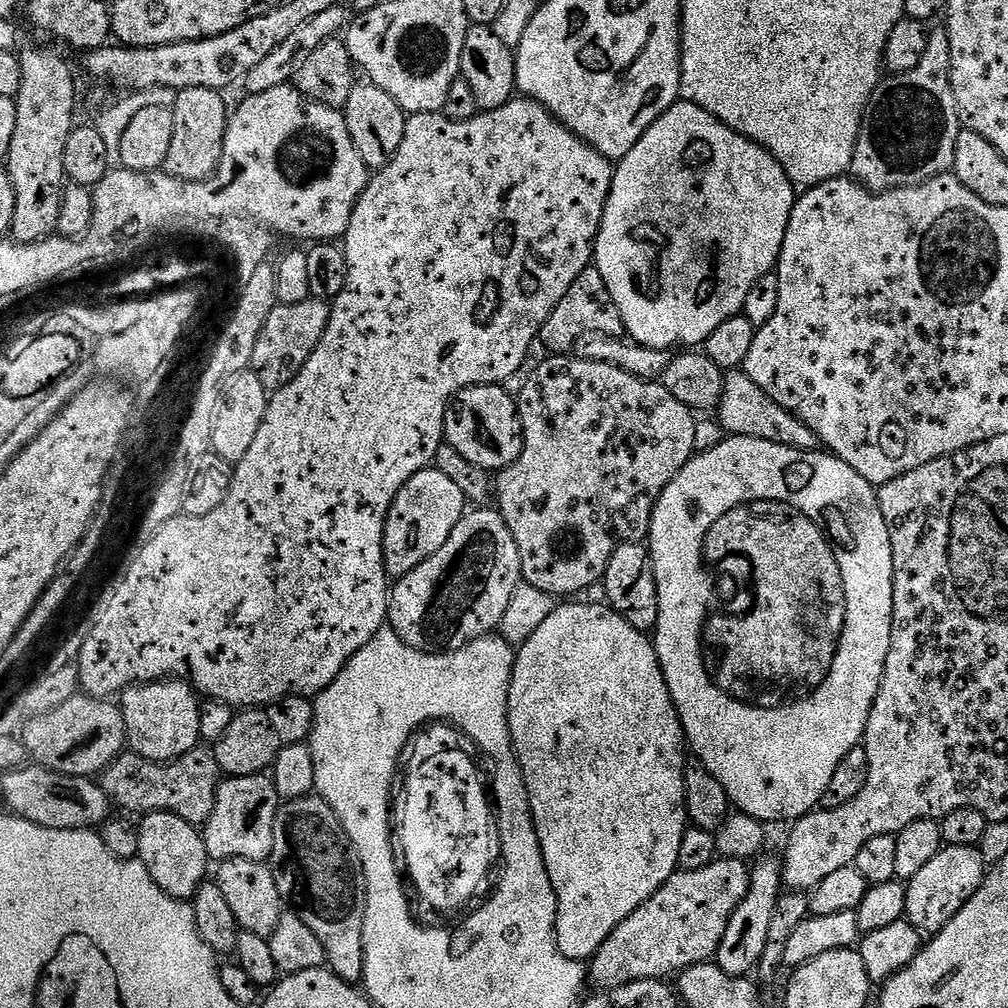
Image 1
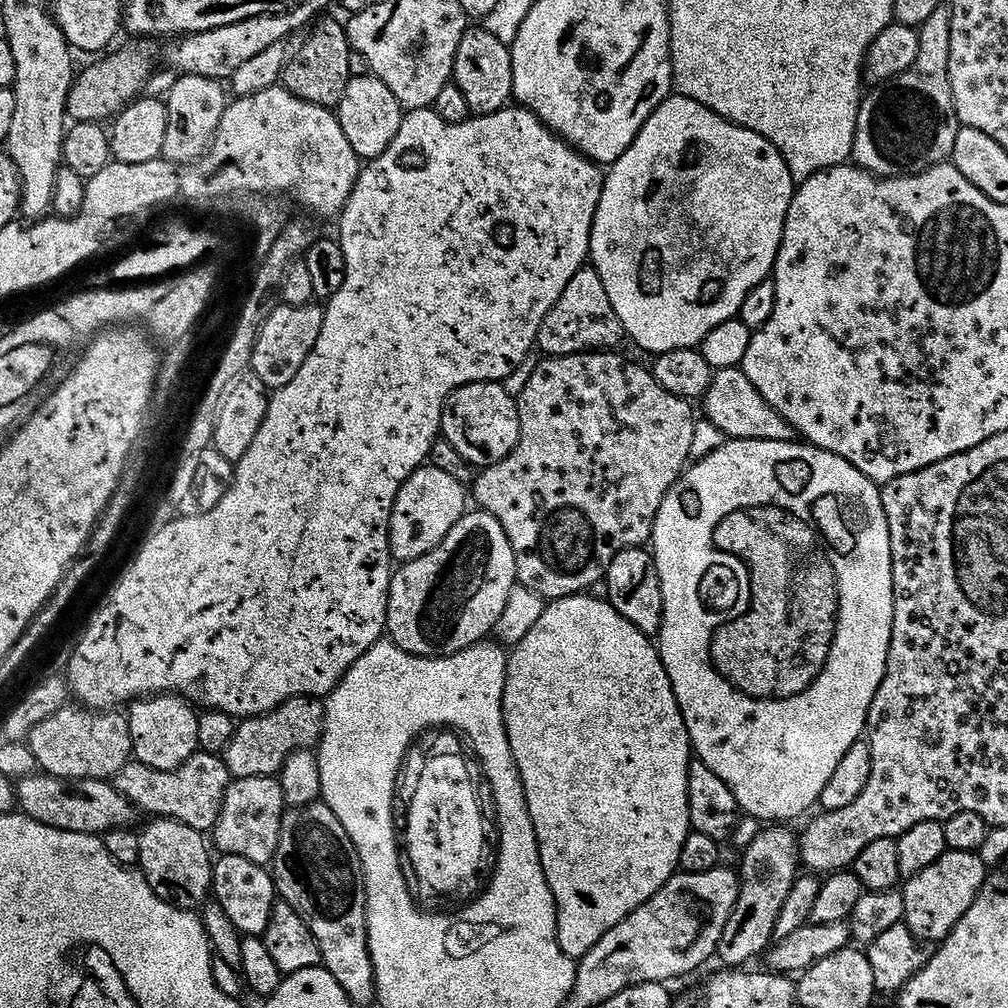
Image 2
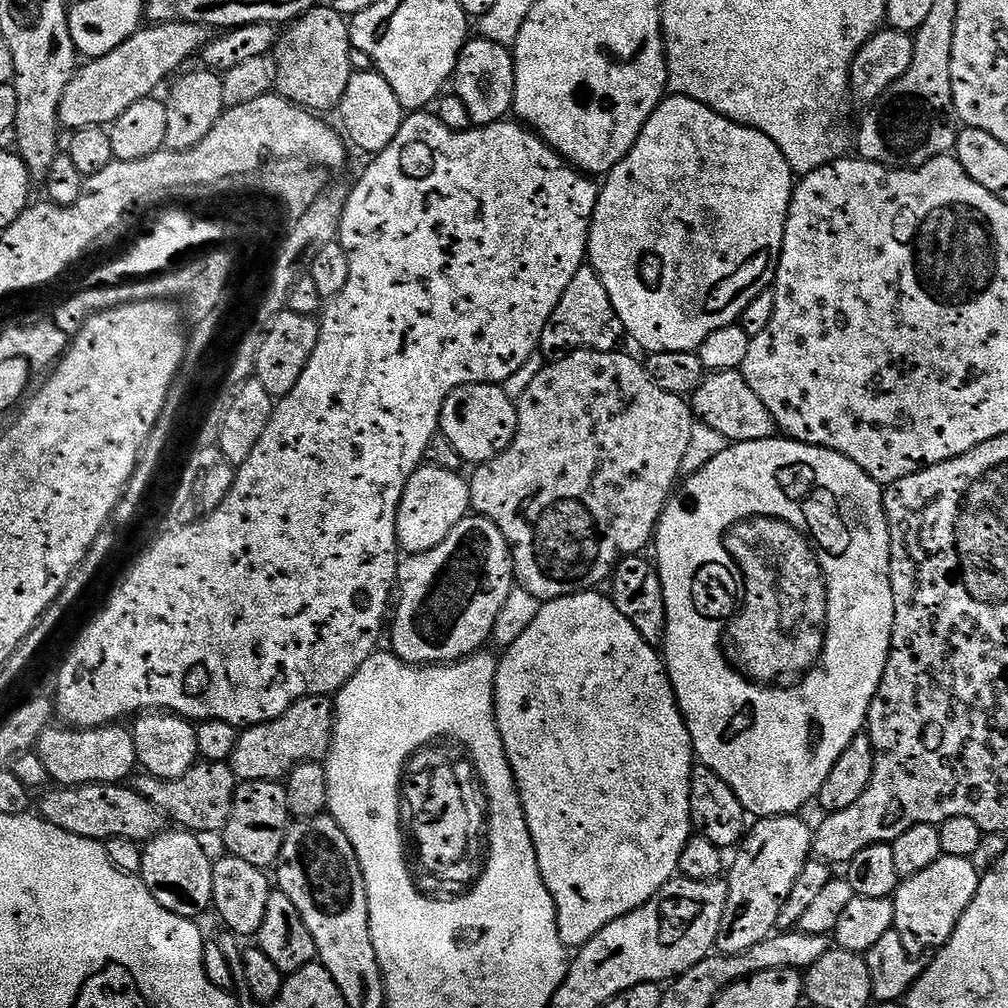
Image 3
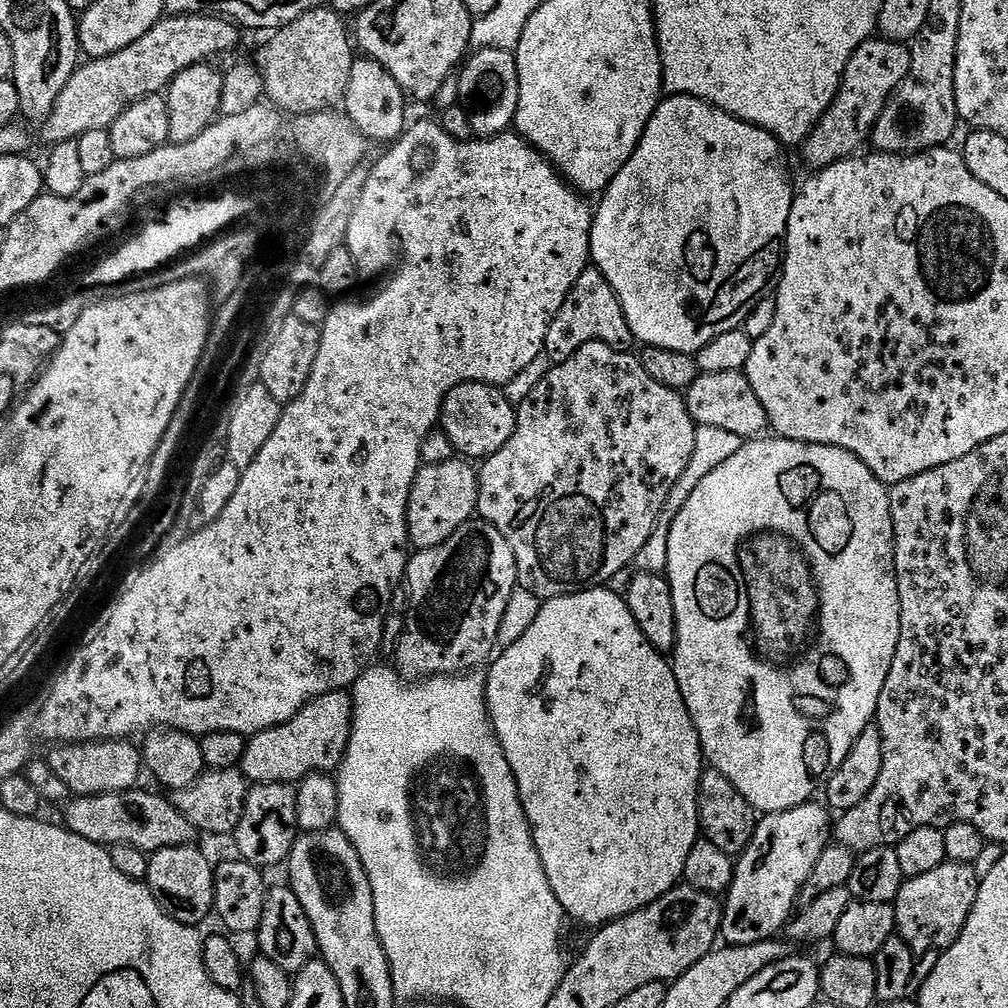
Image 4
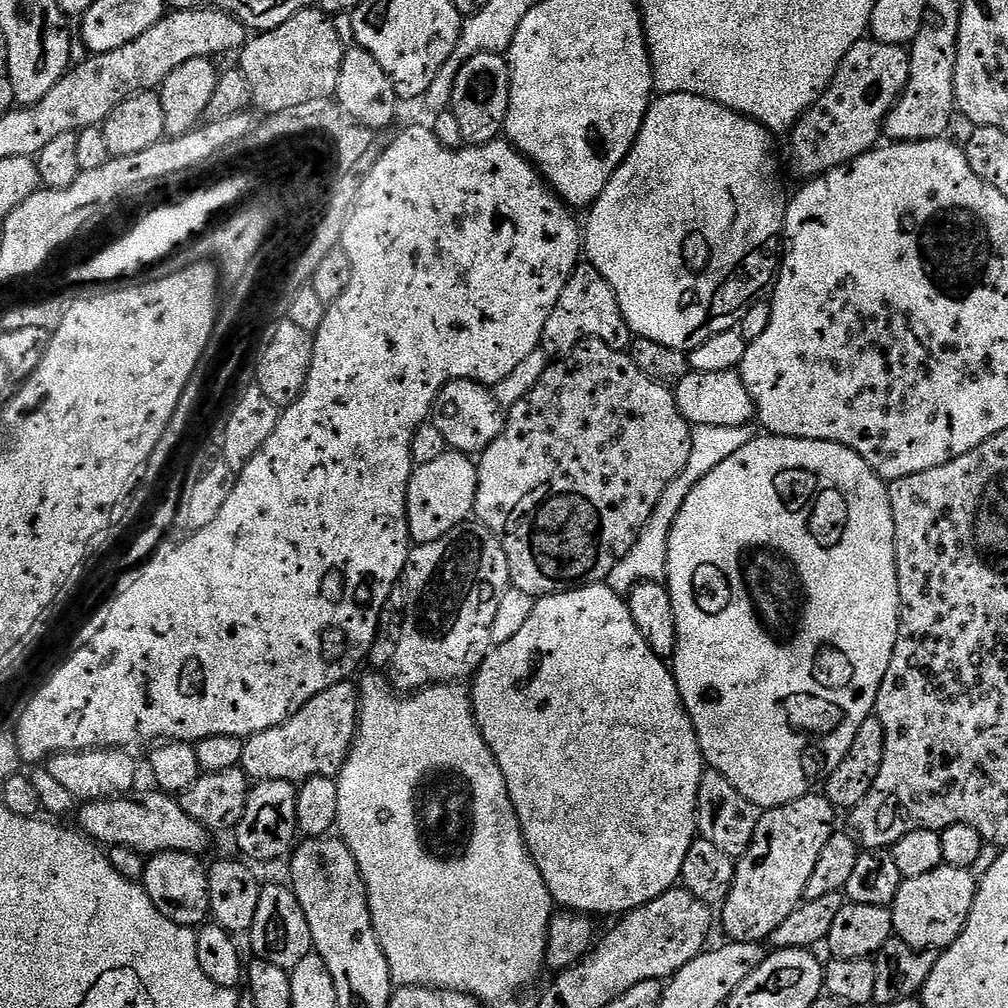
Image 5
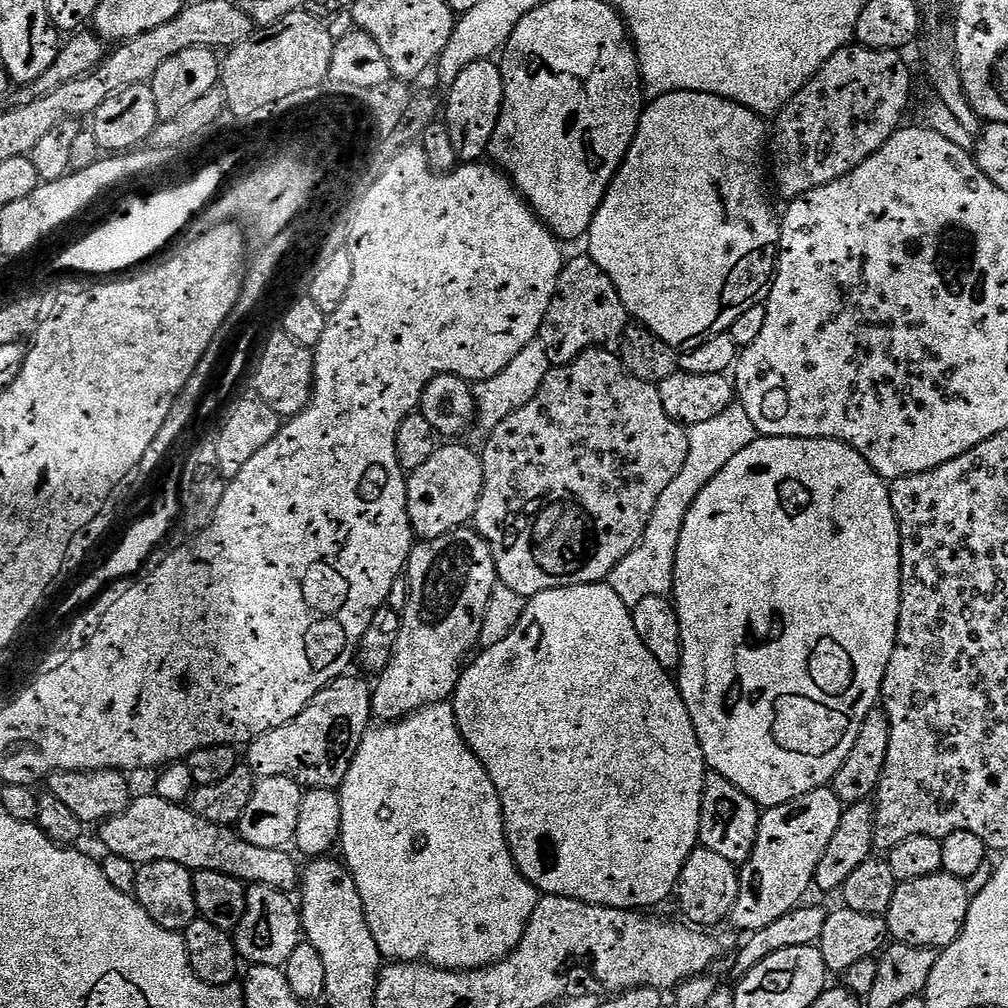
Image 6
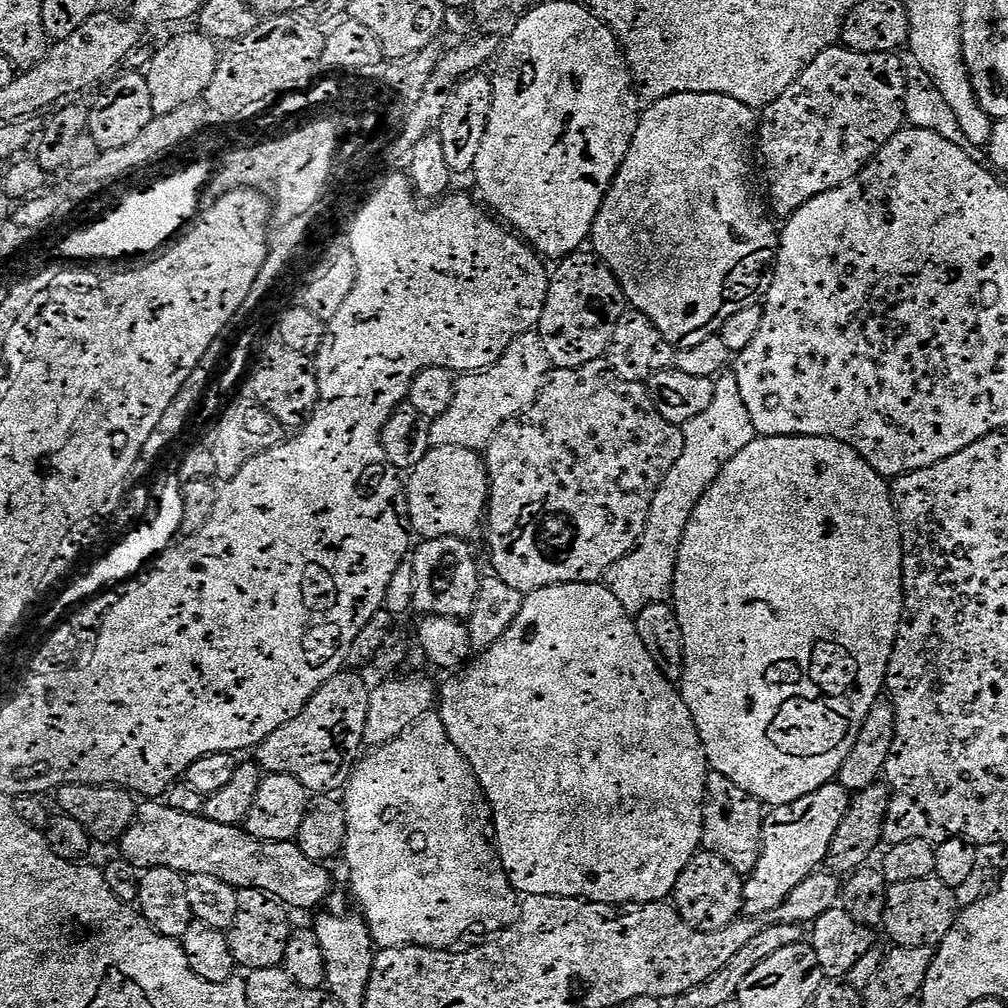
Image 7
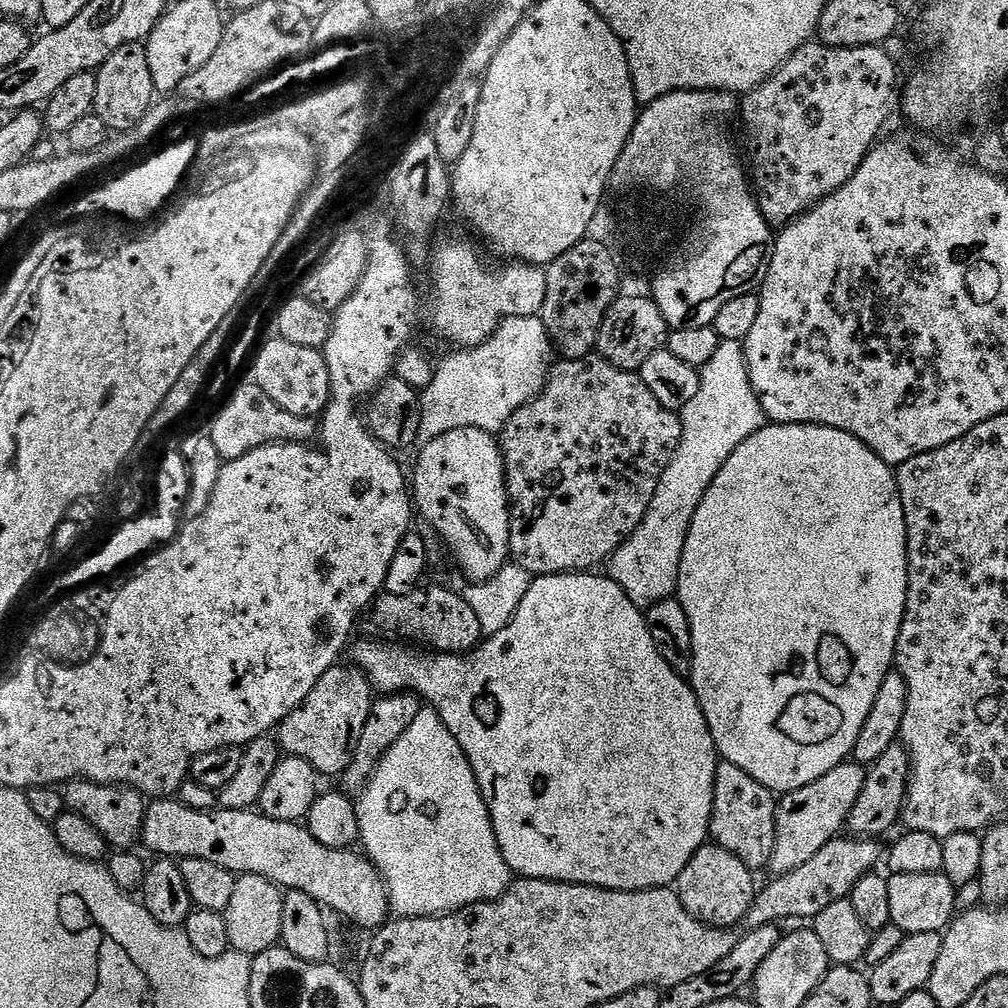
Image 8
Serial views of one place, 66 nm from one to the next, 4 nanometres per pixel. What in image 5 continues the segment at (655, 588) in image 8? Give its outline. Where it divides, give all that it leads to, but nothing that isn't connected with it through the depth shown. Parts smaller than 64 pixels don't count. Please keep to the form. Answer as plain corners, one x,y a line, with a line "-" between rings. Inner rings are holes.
696,426
692,428
692,449
686,466
678,474
678,478
674,478
670,486
666,486
664,497
660,500
660,507
652,512
652,517
648,519
648,525
641,530
635,546
620,559
618,566
614,566
614,570
610,570
606,581
609,588
613,588
618,593
627,594
640,584
660,582
667,577
668,531
678,518
678,510
682,510
682,502
688,497
690,490
694,490
698,481
706,478
710,470
714,470
714,466
726,462
730,454
738,454
742,446
752,441
754,438
752,430
748,426

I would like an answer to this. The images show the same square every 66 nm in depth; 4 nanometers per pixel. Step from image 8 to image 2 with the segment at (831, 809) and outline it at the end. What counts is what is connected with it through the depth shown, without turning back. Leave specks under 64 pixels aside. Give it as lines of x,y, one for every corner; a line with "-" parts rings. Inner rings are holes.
768,826
748,844
740,860
738,875
740,893
726,930
722,930
718,960
724,966
748,966
755,956
767,953
776,935
778,914
790,894
798,875
798,840
791,836
784,826

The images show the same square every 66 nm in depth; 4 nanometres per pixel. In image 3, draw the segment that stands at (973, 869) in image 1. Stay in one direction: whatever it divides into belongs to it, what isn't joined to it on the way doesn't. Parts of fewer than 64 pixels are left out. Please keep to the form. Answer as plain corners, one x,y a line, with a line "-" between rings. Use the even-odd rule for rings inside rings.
943,855
934,866
926,866
922,874
901,879
891,897
896,923
894,930
912,956
935,953
948,943
962,914
966,914
970,902
974,902
974,894
978,894
981,875
981,869
974,866
971,858

